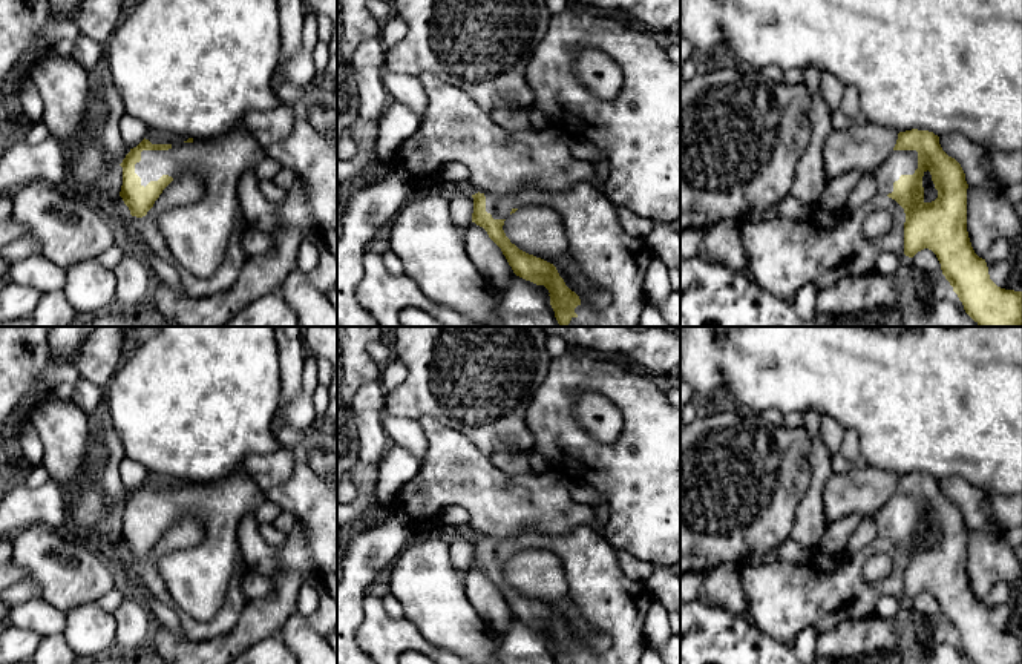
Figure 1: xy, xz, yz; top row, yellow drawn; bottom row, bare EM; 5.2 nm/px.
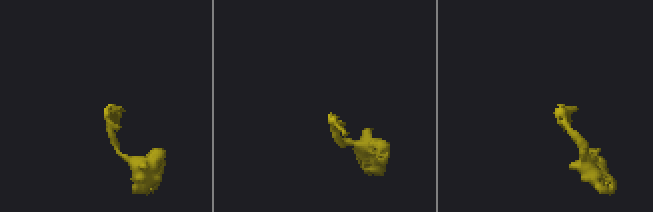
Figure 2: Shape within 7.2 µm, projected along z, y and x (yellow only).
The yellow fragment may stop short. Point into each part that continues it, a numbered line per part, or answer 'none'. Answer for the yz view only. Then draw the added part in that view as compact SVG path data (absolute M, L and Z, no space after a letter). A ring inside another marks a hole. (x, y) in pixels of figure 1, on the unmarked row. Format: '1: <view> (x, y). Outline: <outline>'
1: yz (898, 506). Outline: M892 494L889 501L873 517L873 521L878 528L878 537L892 537L893 526L898 524L901 518L913 518L916 512L916 494Z

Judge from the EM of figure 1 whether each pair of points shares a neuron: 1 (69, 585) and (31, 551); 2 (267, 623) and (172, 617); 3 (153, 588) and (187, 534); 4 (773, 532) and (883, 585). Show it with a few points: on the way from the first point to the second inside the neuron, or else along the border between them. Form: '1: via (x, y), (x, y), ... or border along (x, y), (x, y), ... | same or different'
1: via (60, 575), (40, 557) | same
2: border along (161, 624), (187, 641) | different
3: via (152, 572), (152, 558), (172, 540) | same
4: border along (788, 537), (777, 546), (753, 552) | different

